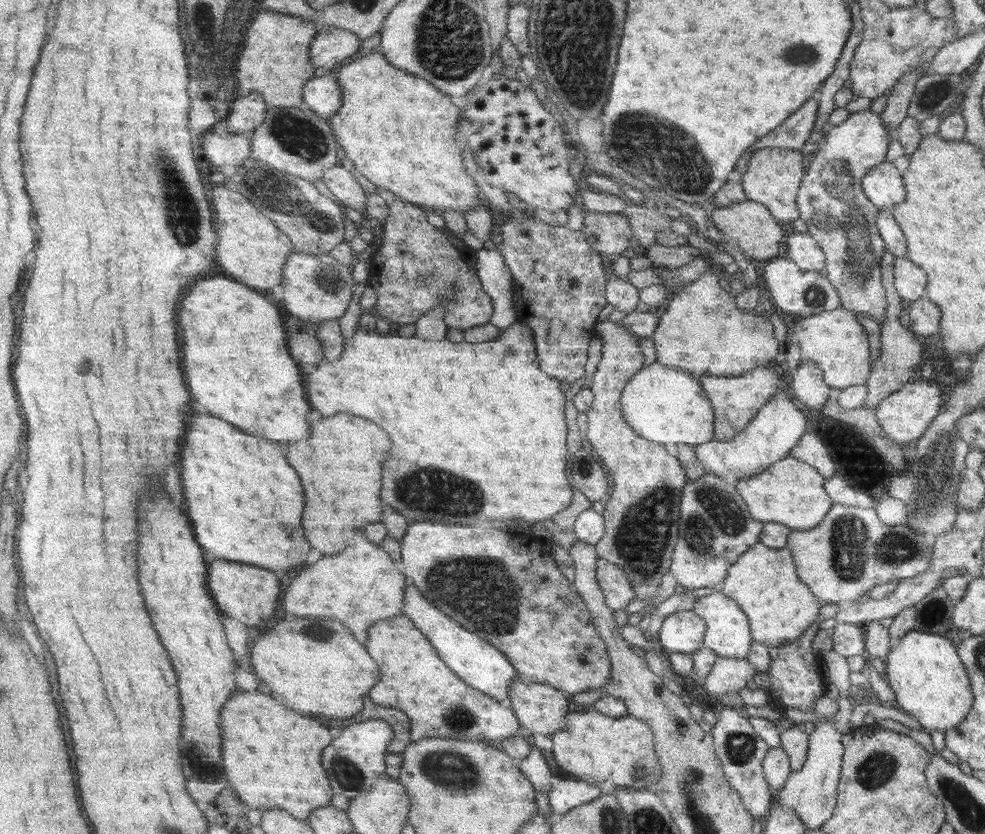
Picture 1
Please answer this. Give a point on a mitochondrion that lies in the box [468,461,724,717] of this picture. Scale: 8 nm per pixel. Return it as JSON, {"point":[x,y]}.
{"point":[642,541]}

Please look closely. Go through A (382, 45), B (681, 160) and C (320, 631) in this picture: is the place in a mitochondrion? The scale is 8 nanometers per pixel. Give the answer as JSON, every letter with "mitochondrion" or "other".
{"A":"other","B":"mitochondrion","C":"mitochondrion"}

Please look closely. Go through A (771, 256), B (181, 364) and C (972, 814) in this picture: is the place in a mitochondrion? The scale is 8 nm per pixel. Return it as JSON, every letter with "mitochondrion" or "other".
{"A":"other","B":"other","C":"mitochondrion"}

